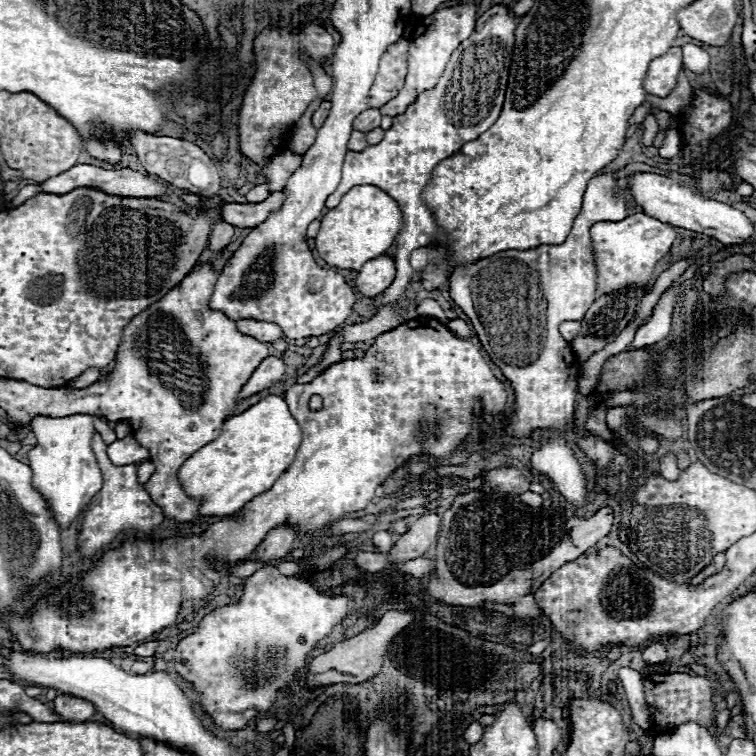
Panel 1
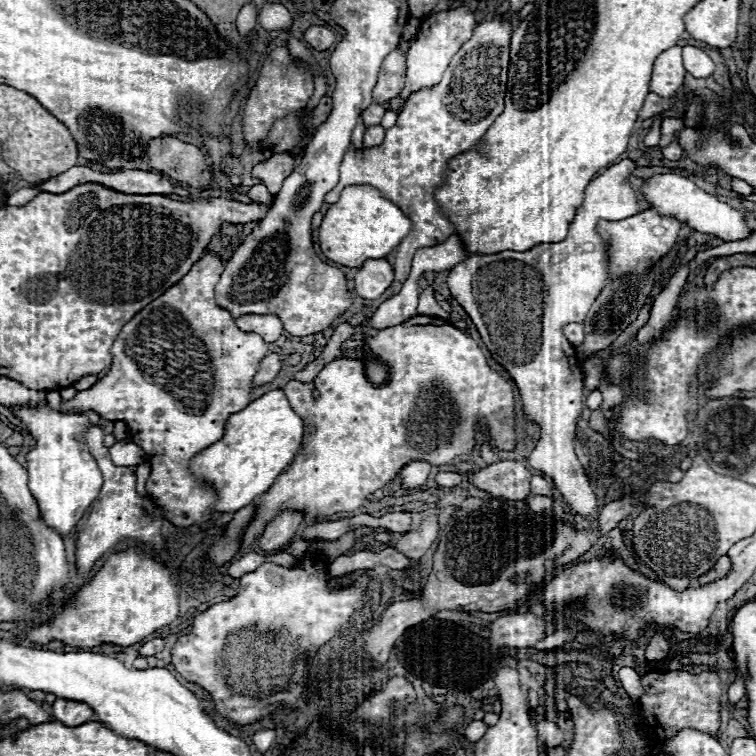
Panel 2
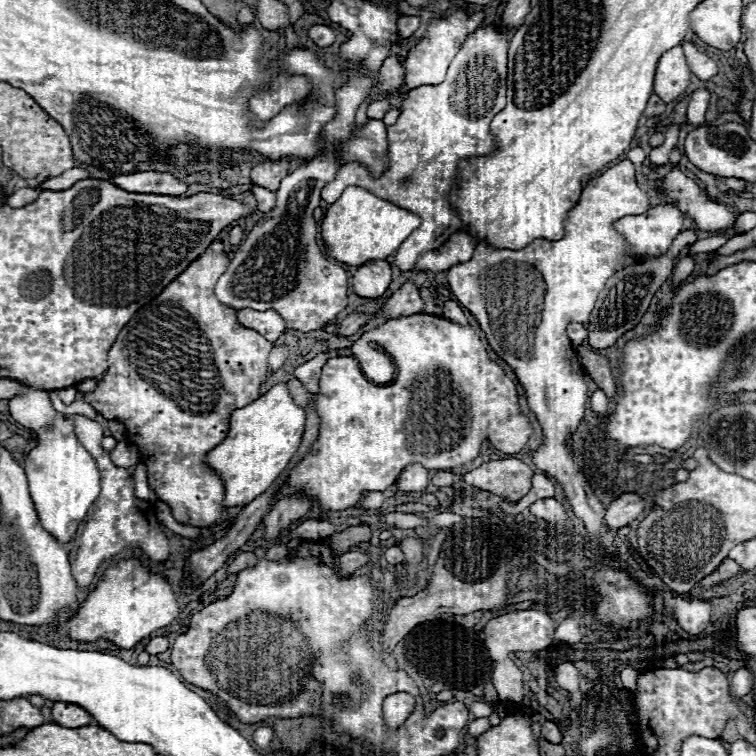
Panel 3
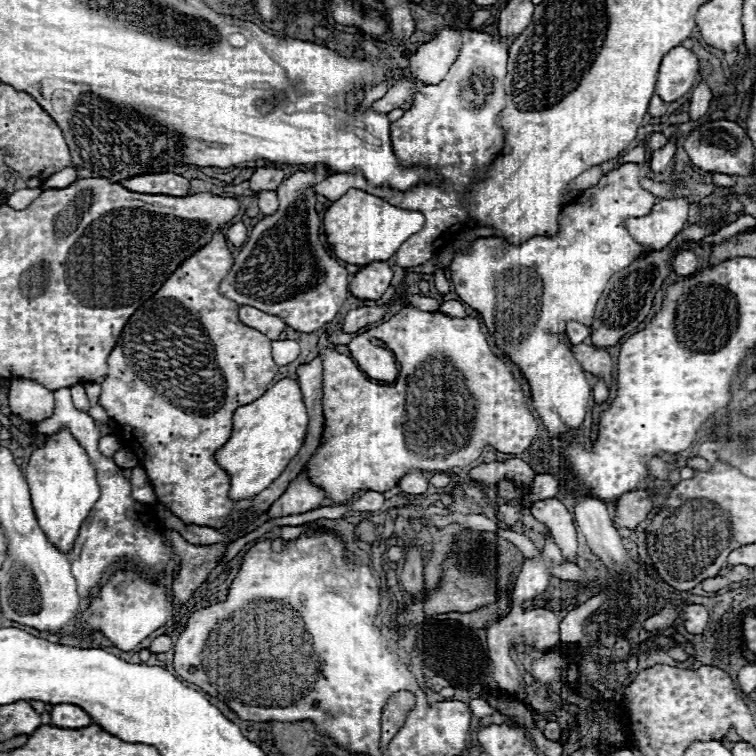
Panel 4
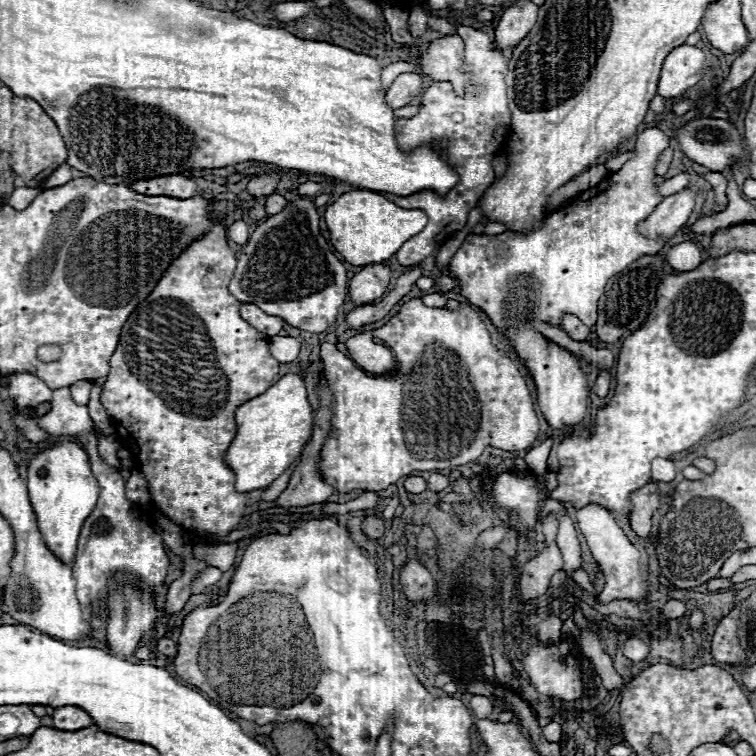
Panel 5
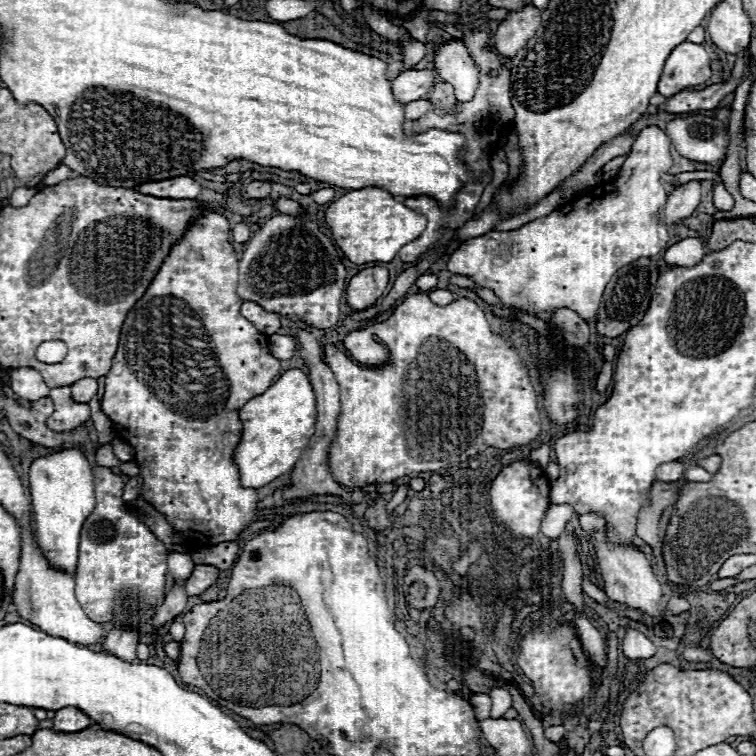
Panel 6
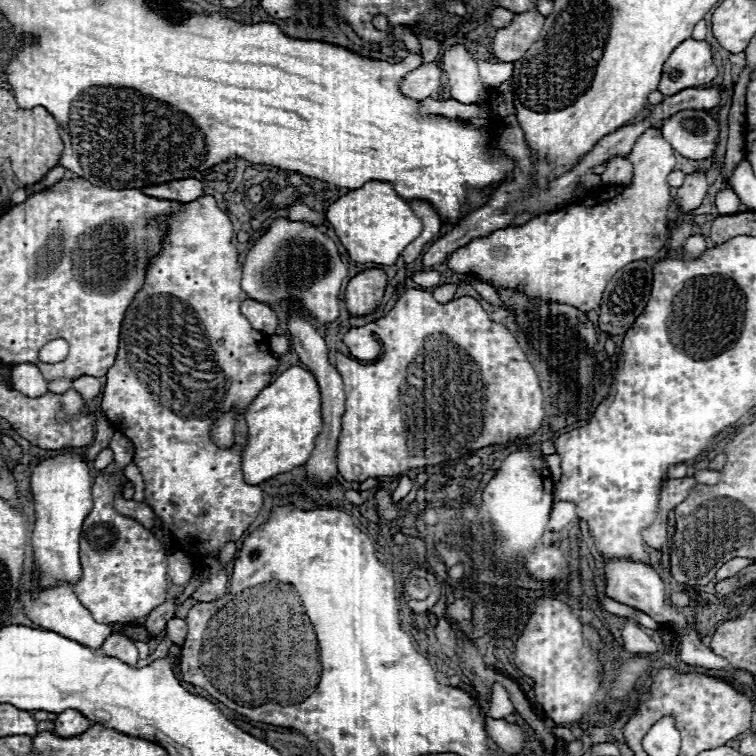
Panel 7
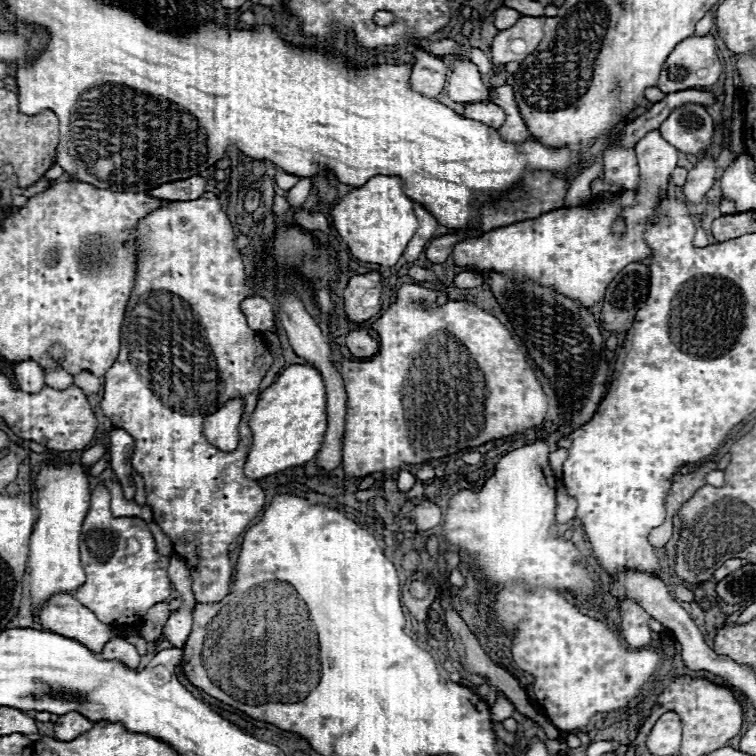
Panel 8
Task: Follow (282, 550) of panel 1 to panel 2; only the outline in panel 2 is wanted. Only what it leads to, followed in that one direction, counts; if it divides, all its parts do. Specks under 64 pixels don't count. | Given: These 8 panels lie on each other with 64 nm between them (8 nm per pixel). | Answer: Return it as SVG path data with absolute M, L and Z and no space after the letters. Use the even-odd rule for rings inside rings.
M282 510L274 520L270 520L260 536L258 544L264 554L284 550L292 540L296 530L300 528L304 514L300 510Z

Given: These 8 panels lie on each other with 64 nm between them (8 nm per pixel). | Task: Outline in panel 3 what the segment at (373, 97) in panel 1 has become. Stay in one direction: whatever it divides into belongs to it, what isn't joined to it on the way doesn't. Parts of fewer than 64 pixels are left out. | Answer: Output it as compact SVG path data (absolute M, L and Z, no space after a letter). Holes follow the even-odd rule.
M388 56L380 68L380 84L378 90L382 96L398 92L398 88L404 84L404 68L398 60L398 56Z

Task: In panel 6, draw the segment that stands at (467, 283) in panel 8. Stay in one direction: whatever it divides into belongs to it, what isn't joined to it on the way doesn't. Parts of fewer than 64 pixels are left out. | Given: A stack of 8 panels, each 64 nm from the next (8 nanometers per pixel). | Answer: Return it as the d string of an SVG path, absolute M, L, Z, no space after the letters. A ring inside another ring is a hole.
M448 288L432 290L428 296L432 302L436 302L440 306L448 305L453 301L452 293Z

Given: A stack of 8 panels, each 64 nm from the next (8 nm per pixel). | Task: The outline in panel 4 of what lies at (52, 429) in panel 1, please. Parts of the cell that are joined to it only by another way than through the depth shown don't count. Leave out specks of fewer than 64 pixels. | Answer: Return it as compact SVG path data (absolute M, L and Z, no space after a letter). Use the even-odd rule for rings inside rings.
M12 378L8 400L12 414L30 424L48 418L54 408L54 392L30 378ZM60 430L46 438L46 444L32 452L26 466L26 482L30 486L34 512L46 538L64 554L68 554L78 536L80 524L86 520L88 512L100 496L94 468L86 450L76 442L68 430Z

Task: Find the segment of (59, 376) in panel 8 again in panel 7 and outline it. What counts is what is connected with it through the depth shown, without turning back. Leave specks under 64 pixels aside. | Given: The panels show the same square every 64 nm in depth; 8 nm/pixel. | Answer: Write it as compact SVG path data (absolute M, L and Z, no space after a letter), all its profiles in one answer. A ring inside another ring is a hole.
M54 378L48 382L48 390L56 392L56 394L64 394L68 388L72 388L72 380L68 380L68 378Z

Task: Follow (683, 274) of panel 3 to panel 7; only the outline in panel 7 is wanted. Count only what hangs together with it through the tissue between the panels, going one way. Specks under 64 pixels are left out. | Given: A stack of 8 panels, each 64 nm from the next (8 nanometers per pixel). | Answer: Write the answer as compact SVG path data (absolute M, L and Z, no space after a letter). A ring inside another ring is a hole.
M694 234L686 242L688 256L700 256L700 252L704 252L706 248L708 248L708 242L706 242L706 238L702 234Z

